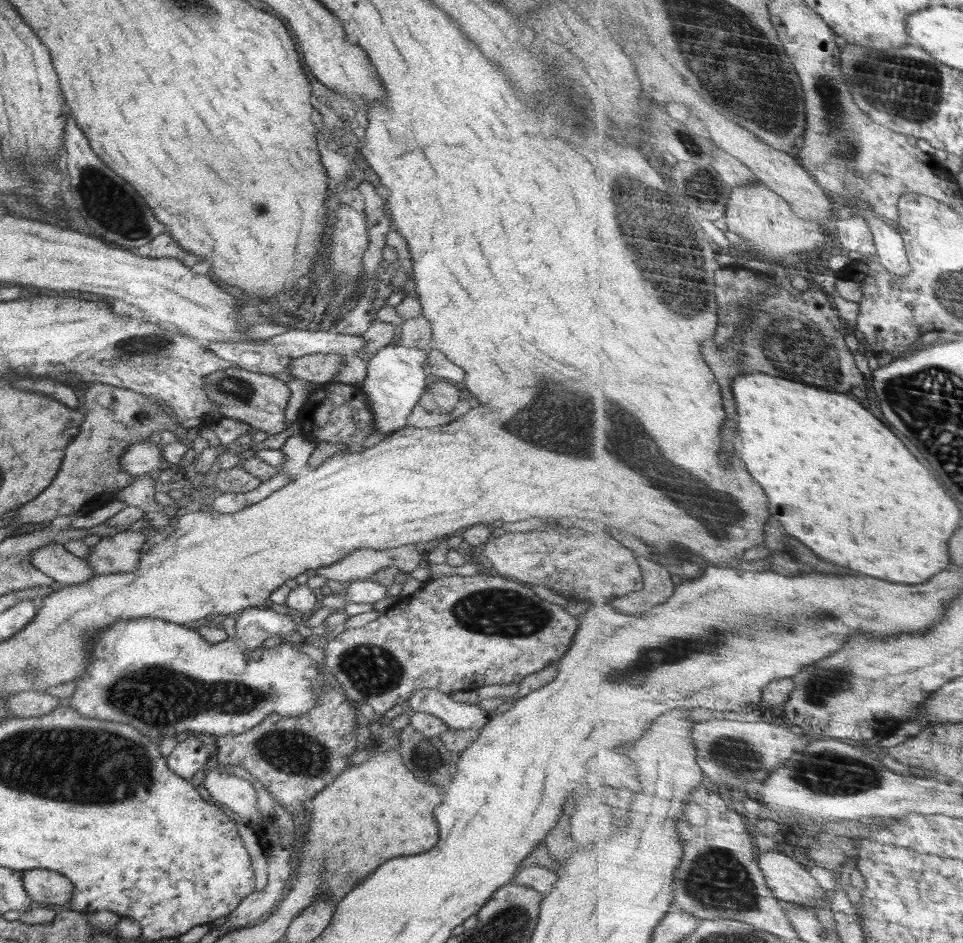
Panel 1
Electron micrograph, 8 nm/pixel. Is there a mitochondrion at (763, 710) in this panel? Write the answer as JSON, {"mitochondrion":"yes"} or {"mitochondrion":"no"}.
{"mitochondrion":"no"}

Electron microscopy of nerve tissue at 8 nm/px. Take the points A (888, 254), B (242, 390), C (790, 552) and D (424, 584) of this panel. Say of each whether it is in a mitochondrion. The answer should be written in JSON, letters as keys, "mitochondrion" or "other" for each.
{"A":"other","B":"mitochondrion","C":"mitochondrion","D":"other"}

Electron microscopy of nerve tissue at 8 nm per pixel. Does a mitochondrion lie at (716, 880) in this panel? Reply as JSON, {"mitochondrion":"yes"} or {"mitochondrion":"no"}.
{"mitochondrion":"yes"}

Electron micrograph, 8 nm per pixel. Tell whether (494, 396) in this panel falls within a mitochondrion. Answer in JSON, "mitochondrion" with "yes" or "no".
{"mitochondrion":"no"}

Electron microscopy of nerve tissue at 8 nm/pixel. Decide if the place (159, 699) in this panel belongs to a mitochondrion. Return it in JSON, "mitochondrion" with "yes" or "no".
{"mitochondrion":"yes"}

